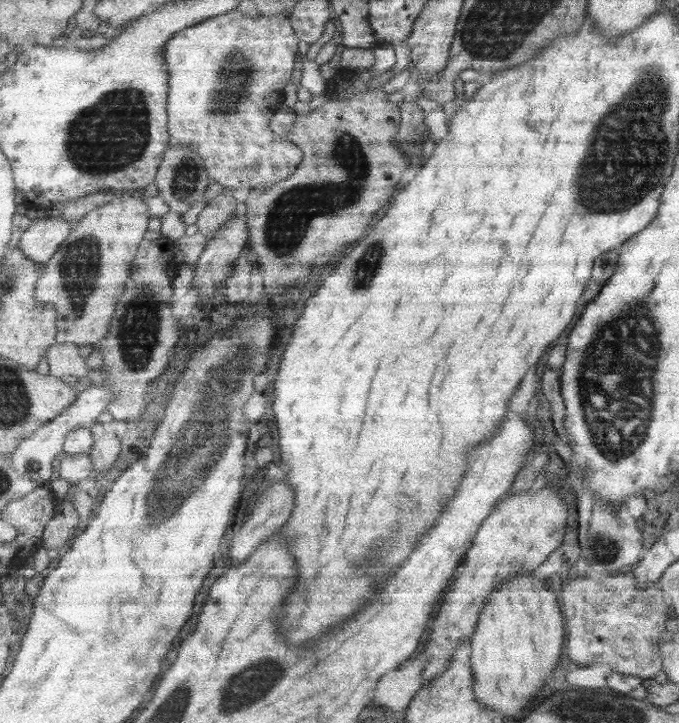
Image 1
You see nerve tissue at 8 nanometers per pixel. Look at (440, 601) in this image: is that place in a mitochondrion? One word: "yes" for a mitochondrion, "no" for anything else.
no

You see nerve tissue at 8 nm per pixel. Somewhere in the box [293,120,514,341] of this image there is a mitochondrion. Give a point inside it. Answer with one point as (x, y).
(369, 266)

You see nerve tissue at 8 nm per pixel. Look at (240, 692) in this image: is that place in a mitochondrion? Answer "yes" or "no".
yes

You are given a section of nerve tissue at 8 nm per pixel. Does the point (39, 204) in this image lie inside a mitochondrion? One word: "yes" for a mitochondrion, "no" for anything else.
no

